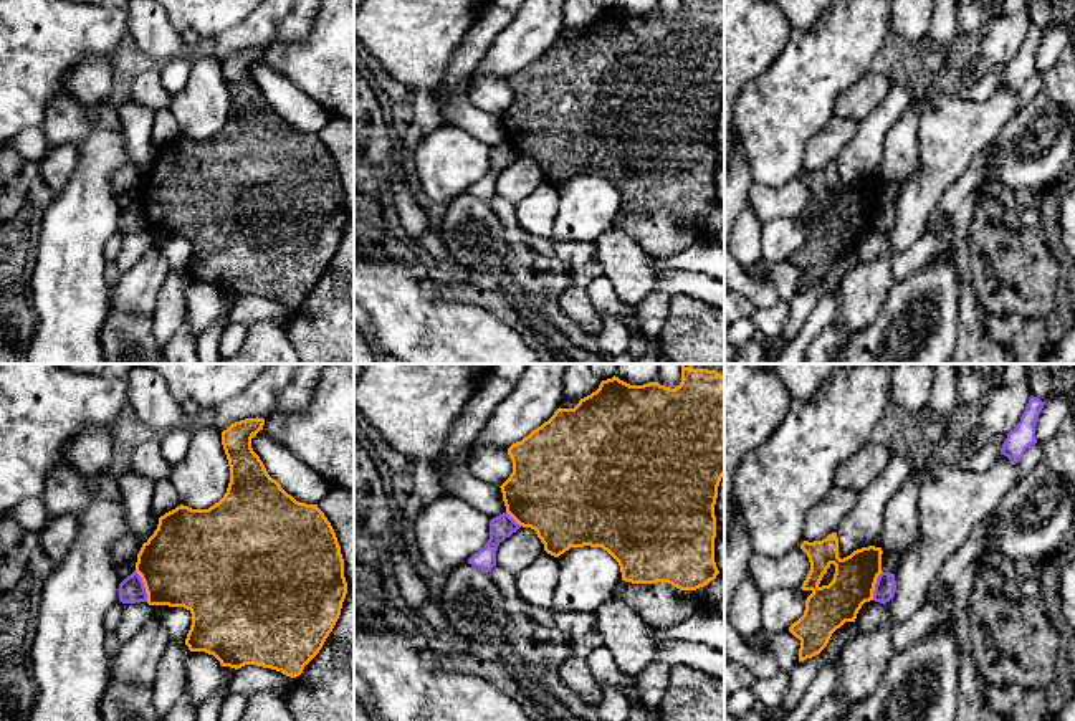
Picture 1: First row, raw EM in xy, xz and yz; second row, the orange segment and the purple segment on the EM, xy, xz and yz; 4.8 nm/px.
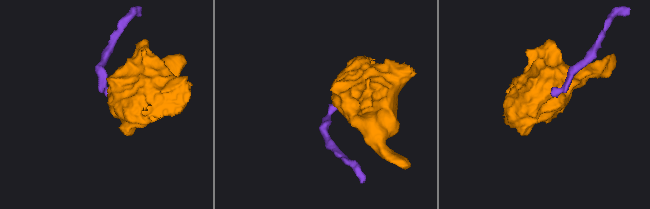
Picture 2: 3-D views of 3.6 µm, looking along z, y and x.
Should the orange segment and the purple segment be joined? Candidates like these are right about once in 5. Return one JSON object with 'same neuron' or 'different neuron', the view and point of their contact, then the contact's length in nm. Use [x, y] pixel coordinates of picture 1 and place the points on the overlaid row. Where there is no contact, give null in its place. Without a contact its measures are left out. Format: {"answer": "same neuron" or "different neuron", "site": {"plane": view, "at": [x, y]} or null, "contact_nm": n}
{"answer": "different neuron", "site": {"plane": "xy", "at": [144, 586]}, "contact_nm": 170}

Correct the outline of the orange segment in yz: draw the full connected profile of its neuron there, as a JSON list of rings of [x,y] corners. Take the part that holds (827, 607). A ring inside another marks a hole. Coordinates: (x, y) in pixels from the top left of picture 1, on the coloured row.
[[[837,532],[822,541],[804,541],[800,549],[807,554],[810,571],[802,590],[812,594],[805,600],[804,615],[789,627],[800,640],[799,661],[819,655],[829,643],[832,633],[845,622],[855,622],[865,602],[873,600],[873,590],[882,571],[882,547],[868,546],[838,557]],[[830,566],[835,566],[829,585],[819,585]]]

